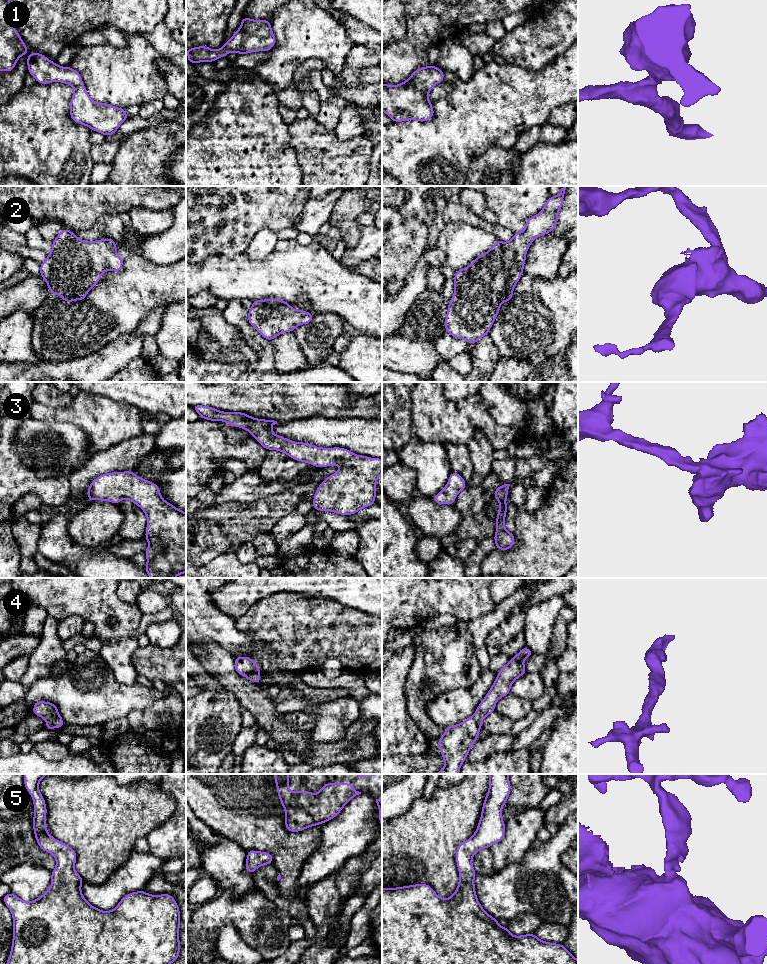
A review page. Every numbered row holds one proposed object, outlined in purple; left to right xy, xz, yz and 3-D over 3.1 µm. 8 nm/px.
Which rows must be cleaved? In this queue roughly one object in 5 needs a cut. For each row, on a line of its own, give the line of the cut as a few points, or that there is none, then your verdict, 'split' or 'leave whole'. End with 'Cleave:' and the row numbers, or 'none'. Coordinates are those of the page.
1: no cut; leave whole
2: no cut; leave whole
3: no cut; leave whole
4: no cut; leave whole
5: no cut; leave whole
Cleave: none

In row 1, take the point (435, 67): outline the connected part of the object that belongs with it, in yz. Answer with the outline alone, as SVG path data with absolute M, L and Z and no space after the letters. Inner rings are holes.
M435 66L420 67L398 85L382 84L382 111L393 122L433 118L434 109L428 95L432 87L444 81L444 71Z

